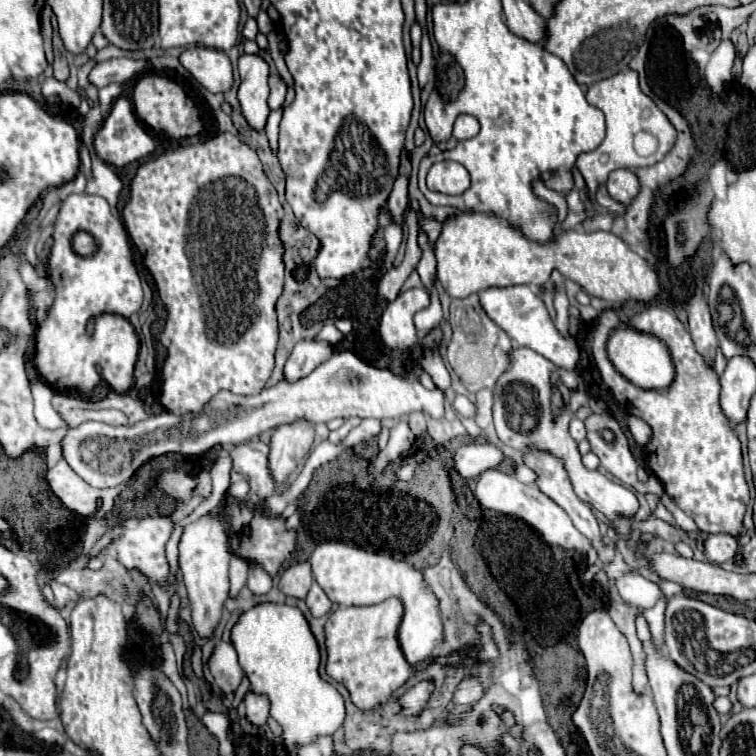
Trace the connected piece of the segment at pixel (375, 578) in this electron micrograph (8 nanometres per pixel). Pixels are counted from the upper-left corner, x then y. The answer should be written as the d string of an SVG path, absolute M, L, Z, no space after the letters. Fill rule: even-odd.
M321 543L311 553L311 569L315 581L337 605L375 605L389 597L399 597L405 605L403 623L399 629L399 643L409 663L419 663L433 655L435 647L443 639L443 625L435 595L427 589L419 571L403 561L395 561L381 553L367 553L365 549L351 547L347 543Z

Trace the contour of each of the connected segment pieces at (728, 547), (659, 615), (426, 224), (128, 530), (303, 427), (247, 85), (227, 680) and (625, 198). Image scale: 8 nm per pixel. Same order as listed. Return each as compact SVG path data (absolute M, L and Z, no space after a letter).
M727 533L709 535L709 539L705 541L705 557L715 565L729 561L735 555L735 549L737 549L737 537Z
M661 599L651 611L641 611L643 613L643 617L647 619L647 623L649 623L649 627L651 627L651 633L653 633L653 639L655 639L655 643L663 643L663 611L665 611L665 601Z
M425 215L421 217L419 229L427 235L431 249L435 249L435 243L437 243L437 239L439 239L439 235L441 235L443 225L445 225L445 221L439 221L439 219L435 219L435 217L425 217Z
M145 517L137 527L125 527L111 543L109 549L115 553L117 561L123 563L127 569L139 569L153 581L169 581L175 583L177 577L169 573L169 565L165 559L165 543L171 537L173 523L169 517Z
M307 421L281 425L271 437L269 471L277 485L289 481L301 459L309 453L313 443L313 425Z
M243 53L239 57L239 77L241 77L241 85L237 97L243 115L251 127L263 129L269 115L269 107L267 107L269 65L261 55Z
M219 641L215 647L213 647L213 653L207 661L207 667L217 683L217 687L223 691L223 693L231 693L239 687L241 679L243 679L243 671L237 663L237 653L235 649L231 647L231 643L225 643L225 641Z
M617 169L609 175L607 189L613 199L617 199L621 203L631 203L639 195L641 183L633 169Z

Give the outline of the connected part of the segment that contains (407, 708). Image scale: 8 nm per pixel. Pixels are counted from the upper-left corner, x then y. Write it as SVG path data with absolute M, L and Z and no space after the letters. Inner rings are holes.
M421 681L421 683L417 683L415 687L411 687L411 689L401 697L401 705L403 705L401 711L407 713L407 715L419 713L421 707L423 707L423 703L425 703L425 699L427 699L427 695L429 695L429 691L431 691L431 683L429 683L429 681Z

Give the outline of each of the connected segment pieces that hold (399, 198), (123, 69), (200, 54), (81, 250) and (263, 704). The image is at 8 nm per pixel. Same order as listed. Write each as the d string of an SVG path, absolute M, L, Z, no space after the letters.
M403 149L401 151L401 163L399 163L399 175L397 175L395 185L391 189L391 195L387 199L393 221L397 221L397 223L403 223L403 213L407 209L407 203L409 203L409 197L407 197L409 175L411 175L411 157L409 157L407 149Z
M119 57L119 59L109 59L103 63L97 63L89 75L89 81L95 87L105 87L109 83L125 83L139 71L149 67L149 59L129 59L129 57Z
M193 47L183 51L179 61L211 93L225 93L233 87L231 61L219 49Z
M79 231L79 233L75 233L75 237L73 237L73 249L75 249L79 255L91 255L97 247L95 247L95 241L93 241L93 237L91 237L89 233Z
M247 695L245 697L245 717L255 727L263 727L269 717L269 703L263 699L263 695Z

